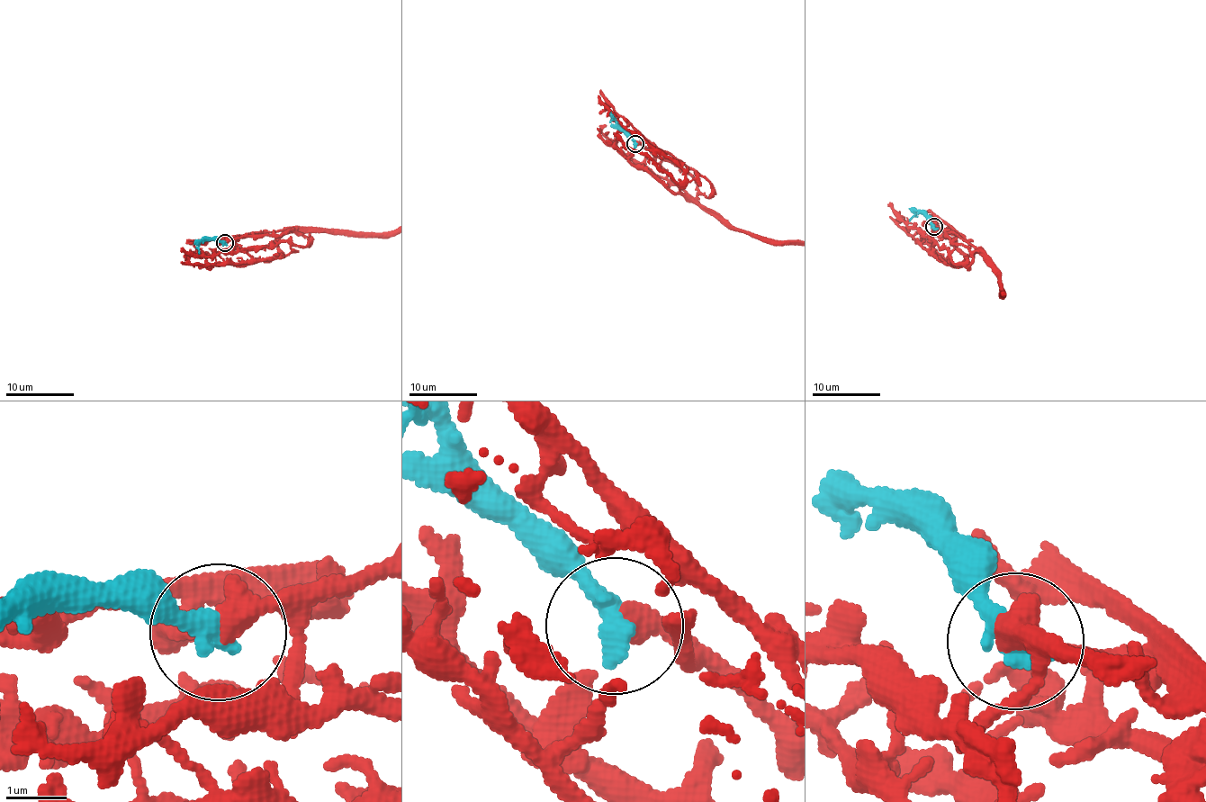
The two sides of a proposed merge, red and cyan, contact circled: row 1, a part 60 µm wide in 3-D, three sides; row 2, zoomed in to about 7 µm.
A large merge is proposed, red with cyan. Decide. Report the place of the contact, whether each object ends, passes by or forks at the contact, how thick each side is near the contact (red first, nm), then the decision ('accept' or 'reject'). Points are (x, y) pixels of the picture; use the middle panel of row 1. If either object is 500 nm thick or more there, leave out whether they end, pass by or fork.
(634, 143) | red passes by | cyan ends | 360/440 nm | accept

